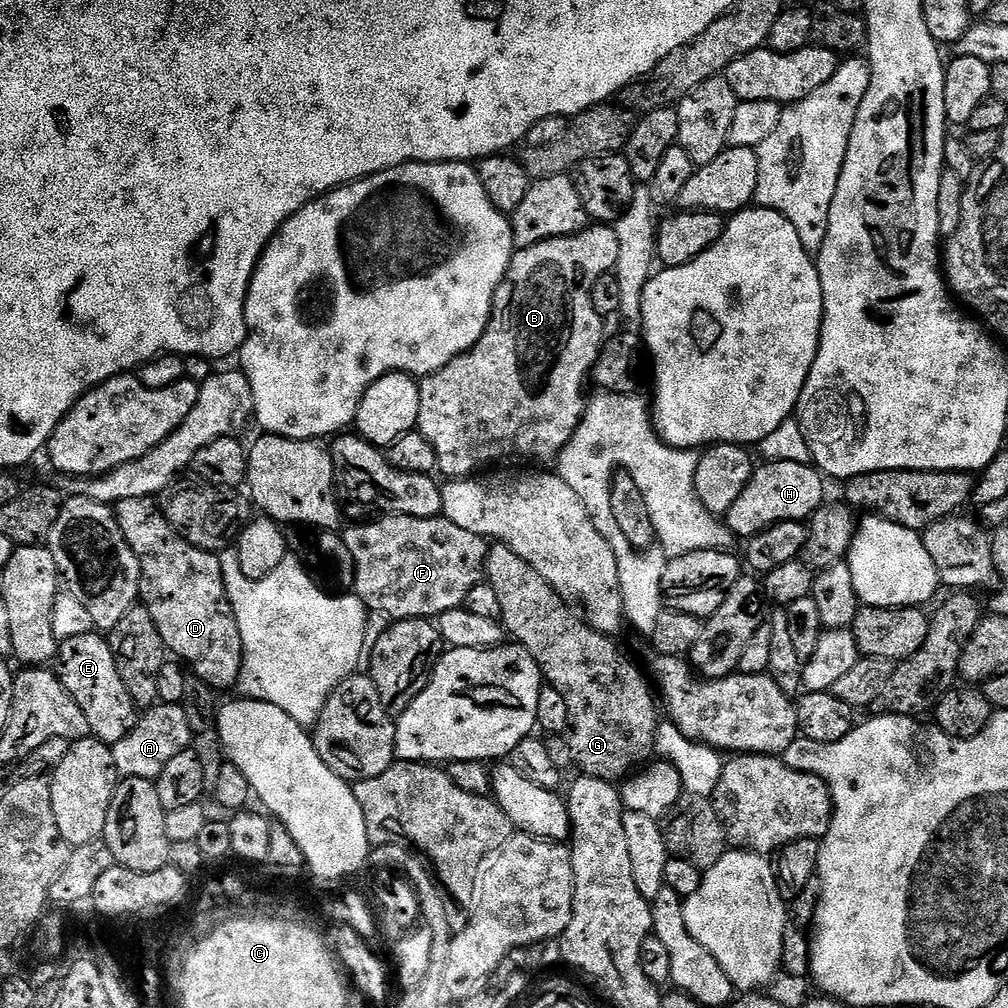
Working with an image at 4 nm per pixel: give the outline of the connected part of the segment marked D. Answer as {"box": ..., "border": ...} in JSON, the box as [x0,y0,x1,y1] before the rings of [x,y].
{"box":[114,496,244,690],"border":[[[151,496],[126,498],[118,502],[114,506],[114,515],[130,550],[134,550],[140,563],[140,600],[150,618],[154,618],[154,626],[158,626],[158,634],[162,634],[165,649],[171,655],[173,652],[176,655],[173,657],[183,662],[195,679],[206,682],[213,690],[235,689],[240,683],[240,671],[244,661],[242,634],[238,634],[238,622],[228,601],[219,555],[214,552],[203,552],[183,540],[172,529],[170,522],[166,522],[159,503]]]}

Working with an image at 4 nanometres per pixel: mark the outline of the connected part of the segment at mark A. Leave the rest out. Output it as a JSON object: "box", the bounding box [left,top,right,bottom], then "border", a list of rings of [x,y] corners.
{"box":[111,704,192,780],"border":[[[178,704],[152,705],[137,719],[136,724],[122,738],[122,742],[111,745],[114,754],[114,766],[121,777],[133,776],[155,780],[166,770],[166,766],[177,754],[189,751],[192,747],[190,722],[186,722],[186,710]]]}

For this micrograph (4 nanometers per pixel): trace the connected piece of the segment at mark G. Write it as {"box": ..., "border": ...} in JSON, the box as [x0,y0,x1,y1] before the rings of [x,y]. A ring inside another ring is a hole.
{"box":[486,543,658,782],"border":[[[493,543],[489,547],[486,583],[494,586],[494,595],[502,606],[499,621],[503,624],[505,633],[536,659],[541,677],[554,690],[558,690],[562,698],[566,698],[566,710],[570,710],[570,727],[566,739],[573,765],[577,769],[580,767],[579,771],[585,776],[613,782],[623,781],[641,766],[647,765],[656,751],[658,700],[645,673],[641,669],[640,673],[616,649],[617,641],[613,637],[603,636],[585,620],[581,620],[552,589],[550,582],[546,582],[546,578],[542,578],[542,574],[538,574],[538,570],[534,570],[530,562],[526,562],[526,558],[518,558],[518,554],[514,554],[504,544]]]}

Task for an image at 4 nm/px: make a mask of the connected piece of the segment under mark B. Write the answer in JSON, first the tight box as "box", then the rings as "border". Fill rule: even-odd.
{"box":[416,222,618,481],"border":[[[596,222],[587,228],[583,228],[578,234],[573,236],[563,236],[562,238],[550,238],[546,242],[538,242],[534,246],[523,250],[516,250],[512,253],[512,261],[498,286],[498,290],[492,299],[492,317],[488,320],[486,330],[482,338],[471,348],[469,352],[463,352],[458,358],[454,358],[442,370],[433,372],[430,376],[425,376],[419,381],[420,385],[420,405],[418,406],[418,422],[416,428],[434,446],[436,455],[436,467],[439,475],[448,477],[449,481],[472,478],[477,475],[479,468],[484,468],[487,464],[496,464],[499,460],[552,460],[559,457],[560,452],[570,442],[576,427],[580,425],[580,420],[584,417],[584,383],[589,383],[592,375],[592,368],[596,364],[596,359],[600,356],[600,349],[606,343],[604,336],[605,321],[594,310],[592,301],[592,287],[602,274],[612,272],[618,262],[618,234],[615,227],[604,222]]]}

